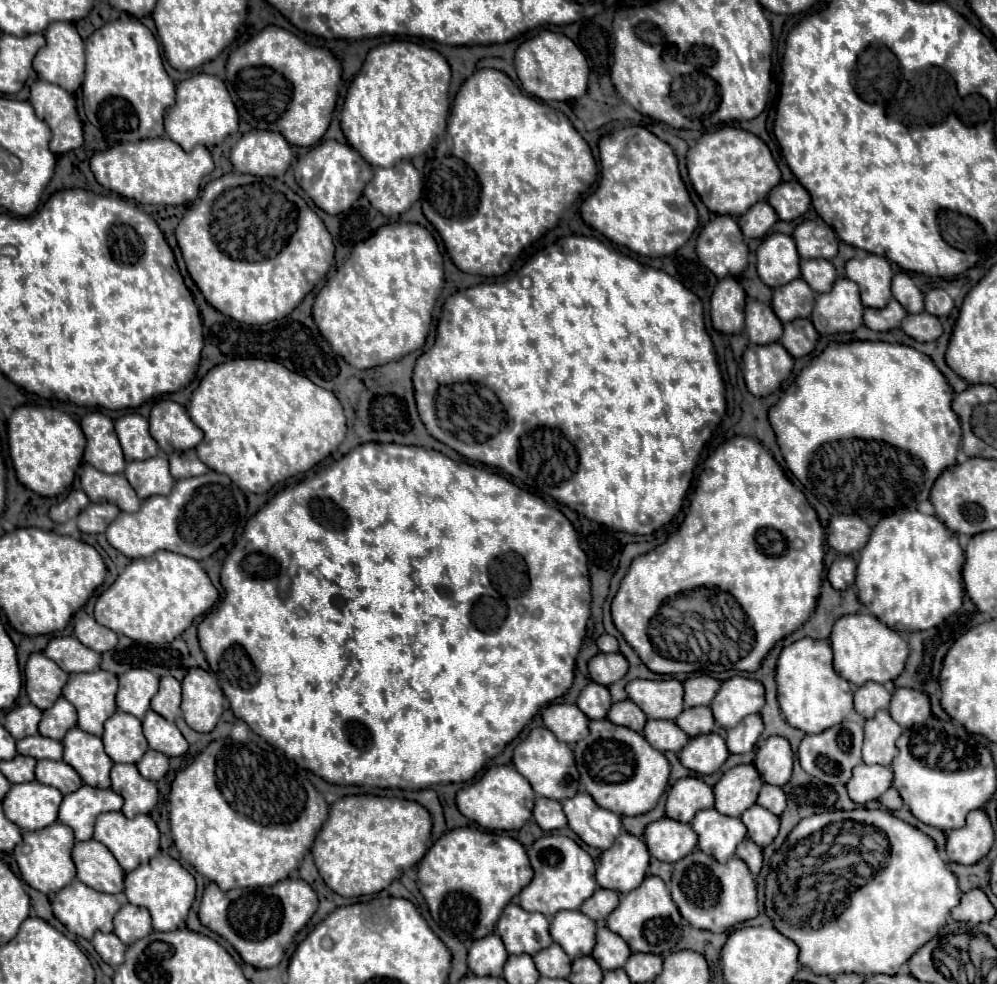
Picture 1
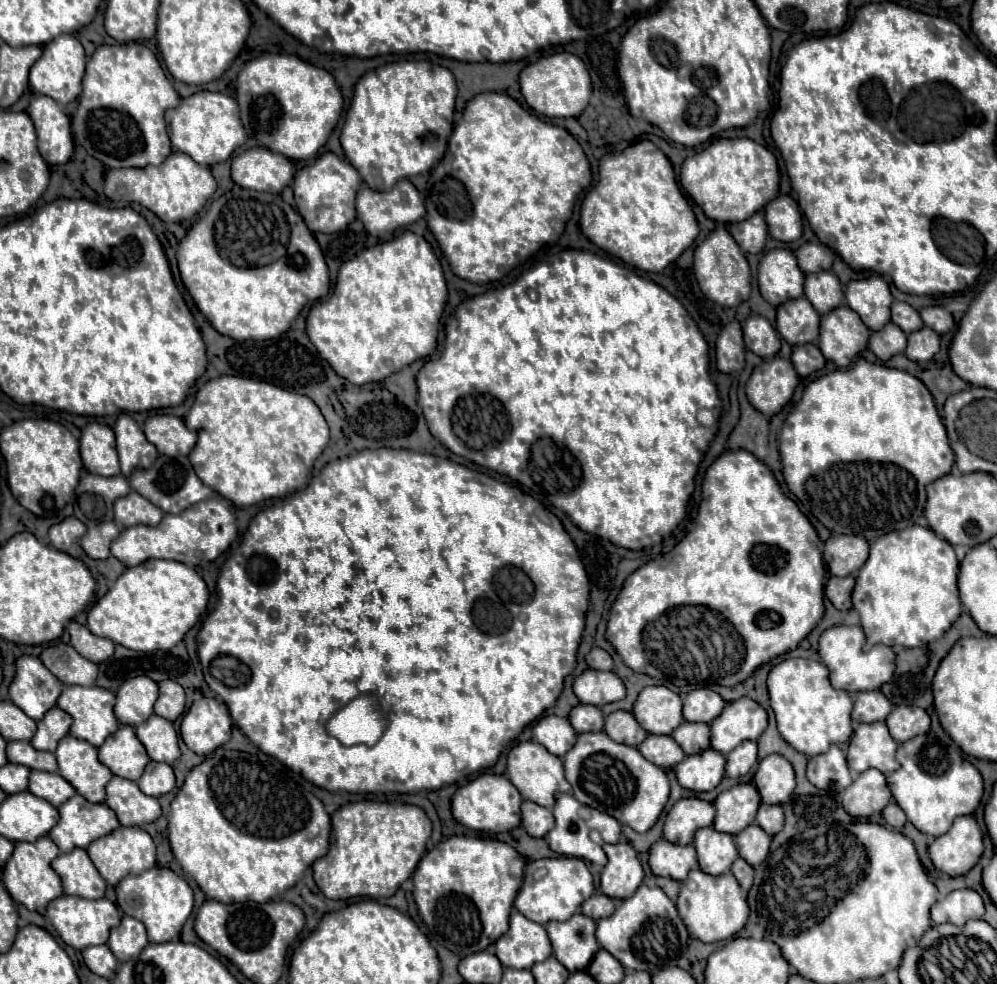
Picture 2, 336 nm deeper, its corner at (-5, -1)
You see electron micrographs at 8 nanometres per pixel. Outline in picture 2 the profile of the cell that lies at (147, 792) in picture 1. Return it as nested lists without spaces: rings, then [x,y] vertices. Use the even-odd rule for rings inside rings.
[[[112,776],[106,794],[106,804],[116,812],[122,826],[140,826],[162,814],[158,798],[146,796],[134,780]]]

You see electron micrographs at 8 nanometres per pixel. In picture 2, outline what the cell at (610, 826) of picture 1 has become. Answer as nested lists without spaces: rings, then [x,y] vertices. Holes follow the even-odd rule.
[[[562,794],[556,796],[556,806],[554,806],[554,818],[556,818],[556,826],[548,832],[548,844],[554,852],[564,854],[564,856],[574,856],[574,858],[582,858],[582,860],[590,860],[592,864],[604,866],[606,864],[606,854],[602,850],[602,846],[594,844],[590,840],[590,832],[596,830],[600,834],[600,838],[604,842],[616,844],[622,836],[622,826],[618,824],[618,820],[614,820],[612,816],[606,816],[604,812],[598,812],[586,804],[578,804],[578,800],[574,800],[572,794]]]

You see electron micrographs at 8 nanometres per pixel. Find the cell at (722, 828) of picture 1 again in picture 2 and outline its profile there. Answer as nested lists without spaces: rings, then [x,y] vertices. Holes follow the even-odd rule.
[[[712,826],[700,828],[694,834],[694,846],[698,852],[700,868],[712,876],[728,872],[730,864],[738,858],[734,836],[718,832]]]

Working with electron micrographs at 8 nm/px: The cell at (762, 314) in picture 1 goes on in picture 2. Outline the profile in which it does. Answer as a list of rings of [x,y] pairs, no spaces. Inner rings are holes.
[[[750,316],[744,324],[744,340],[746,348],[762,358],[774,358],[780,350],[780,338],[776,328],[764,316]]]

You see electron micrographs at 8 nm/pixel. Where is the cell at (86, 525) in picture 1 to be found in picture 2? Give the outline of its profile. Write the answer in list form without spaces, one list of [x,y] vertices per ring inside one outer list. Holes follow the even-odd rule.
[[[106,522],[106,524],[98,524],[98,526],[90,528],[86,532],[86,536],[82,536],[80,542],[90,558],[108,558],[110,544],[114,538],[118,538],[118,534],[120,534],[120,530],[114,524]]]

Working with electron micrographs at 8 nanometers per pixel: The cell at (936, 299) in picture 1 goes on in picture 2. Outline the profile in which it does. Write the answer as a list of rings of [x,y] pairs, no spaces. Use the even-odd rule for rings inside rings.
[[[928,306],[920,310],[920,316],[928,328],[934,328],[938,334],[946,334],[954,326],[952,314],[944,306]]]

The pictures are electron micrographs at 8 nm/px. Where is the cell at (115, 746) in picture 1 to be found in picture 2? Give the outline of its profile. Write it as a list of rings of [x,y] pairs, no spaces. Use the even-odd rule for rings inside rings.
[[[120,726],[114,736],[108,736],[98,748],[98,758],[112,770],[112,774],[128,780],[138,780],[150,762],[150,756],[132,726]]]

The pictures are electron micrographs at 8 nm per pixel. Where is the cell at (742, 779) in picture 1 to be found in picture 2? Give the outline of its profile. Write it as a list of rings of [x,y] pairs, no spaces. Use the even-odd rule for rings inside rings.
[[[742,782],[720,792],[718,798],[714,800],[714,806],[716,806],[714,828],[718,832],[738,834],[740,830],[754,822],[754,816],[760,806],[760,796],[752,784]]]

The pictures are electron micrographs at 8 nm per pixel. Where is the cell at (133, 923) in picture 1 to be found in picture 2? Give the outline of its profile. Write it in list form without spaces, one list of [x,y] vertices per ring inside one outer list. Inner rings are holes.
[[[124,916],[122,924],[118,928],[112,928],[110,940],[108,940],[110,950],[120,962],[126,962],[130,956],[136,956],[138,952],[142,952],[146,944],[148,944],[146,928],[140,920],[132,916]]]

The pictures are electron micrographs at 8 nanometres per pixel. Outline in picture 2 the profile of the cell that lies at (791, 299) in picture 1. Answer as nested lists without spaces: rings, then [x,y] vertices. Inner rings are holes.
[[[800,296],[798,300],[788,300],[778,306],[776,328],[788,340],[788,344],[808,344],[818,340],[820,316],[814,306]]]

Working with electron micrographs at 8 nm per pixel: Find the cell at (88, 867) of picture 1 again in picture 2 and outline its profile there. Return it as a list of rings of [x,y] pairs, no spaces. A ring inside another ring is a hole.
[[[74,848],[74,852],[56,856],[52,868],[62,878],[64,894],[82,896],[86,900],[98,900],[106,894],[106,880],[100,876],[84,848]]]

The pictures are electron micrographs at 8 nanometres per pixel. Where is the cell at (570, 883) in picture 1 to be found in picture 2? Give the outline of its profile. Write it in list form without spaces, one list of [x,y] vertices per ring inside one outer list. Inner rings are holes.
[[[542,858],[526,866],[524,884],[514,900],[514,906],[528,918],[538,924],[552,920],[568,920],[572,914],[580,912],[584,900],[594,894],[594,878],[586,864],[580,858]]]

